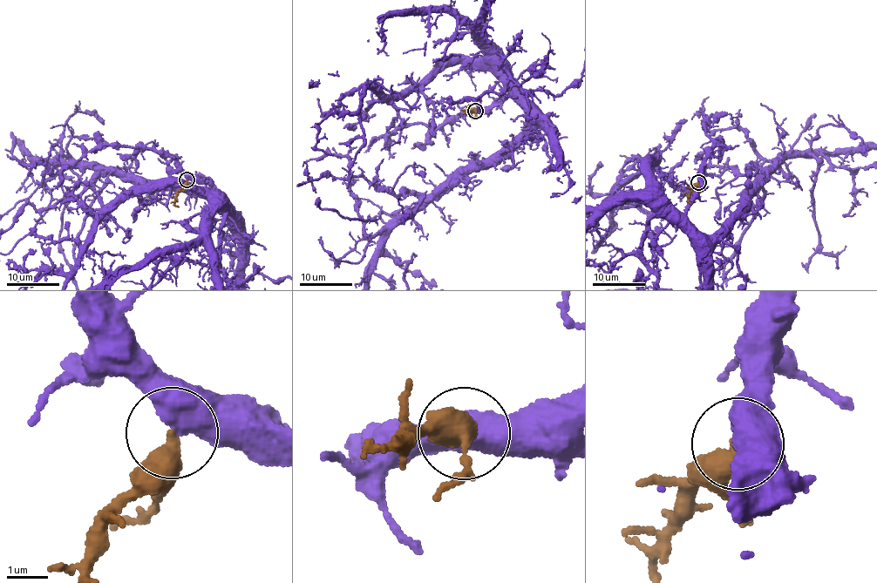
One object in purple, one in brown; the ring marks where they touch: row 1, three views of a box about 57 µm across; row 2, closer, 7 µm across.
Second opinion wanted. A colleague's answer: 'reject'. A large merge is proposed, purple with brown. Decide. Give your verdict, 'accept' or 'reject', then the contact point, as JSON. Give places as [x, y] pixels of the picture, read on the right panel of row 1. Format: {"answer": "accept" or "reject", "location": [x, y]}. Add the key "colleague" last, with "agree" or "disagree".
{"answer": "accept", "location": [698, 182], "colleague": "disagree"}

